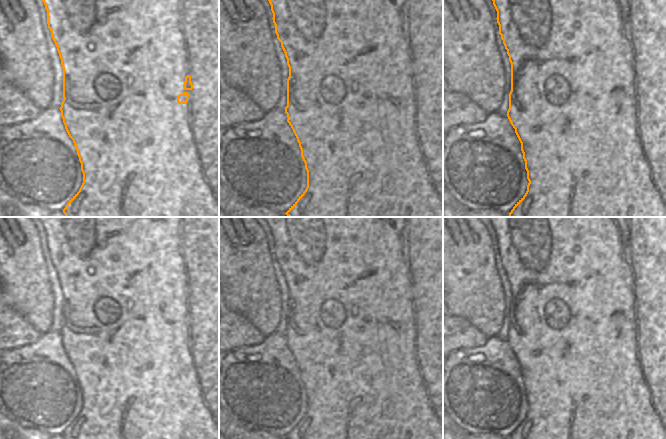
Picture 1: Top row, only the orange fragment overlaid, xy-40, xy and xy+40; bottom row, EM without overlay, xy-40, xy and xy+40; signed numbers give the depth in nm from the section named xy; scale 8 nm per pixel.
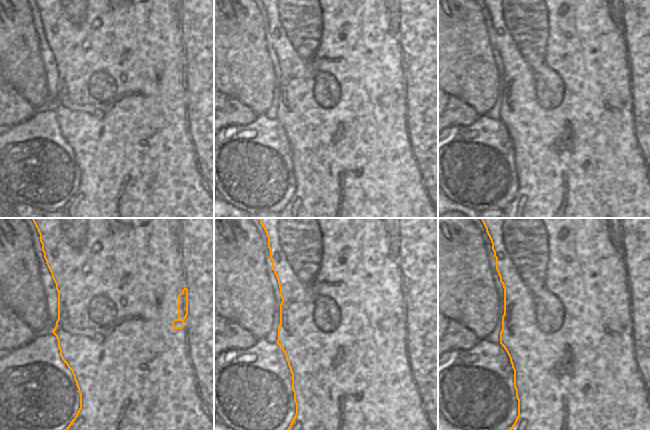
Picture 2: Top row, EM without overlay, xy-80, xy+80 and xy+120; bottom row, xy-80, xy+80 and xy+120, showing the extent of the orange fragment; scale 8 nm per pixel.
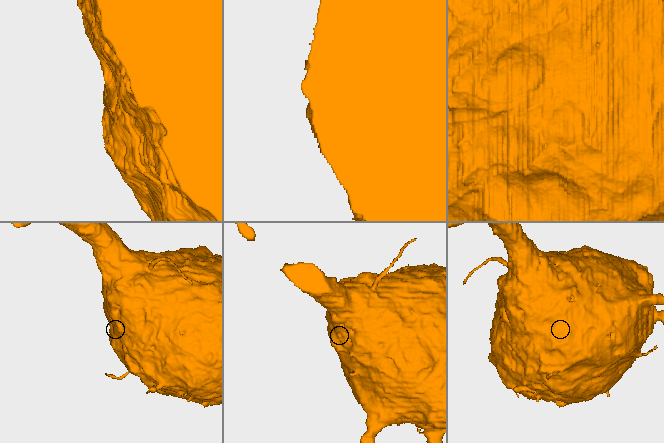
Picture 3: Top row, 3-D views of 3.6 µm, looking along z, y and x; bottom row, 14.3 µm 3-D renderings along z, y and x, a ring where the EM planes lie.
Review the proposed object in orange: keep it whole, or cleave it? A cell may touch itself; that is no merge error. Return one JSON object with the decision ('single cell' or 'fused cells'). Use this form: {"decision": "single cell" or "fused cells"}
{"decision": "single cell"}

